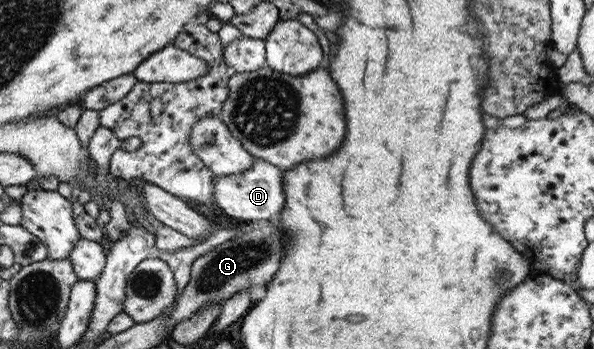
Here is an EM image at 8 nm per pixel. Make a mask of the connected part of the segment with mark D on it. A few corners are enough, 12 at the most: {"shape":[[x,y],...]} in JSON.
{"shape":[[254,157],[214,176],[216,205],[241,225],[275,220],[282,172]]}

